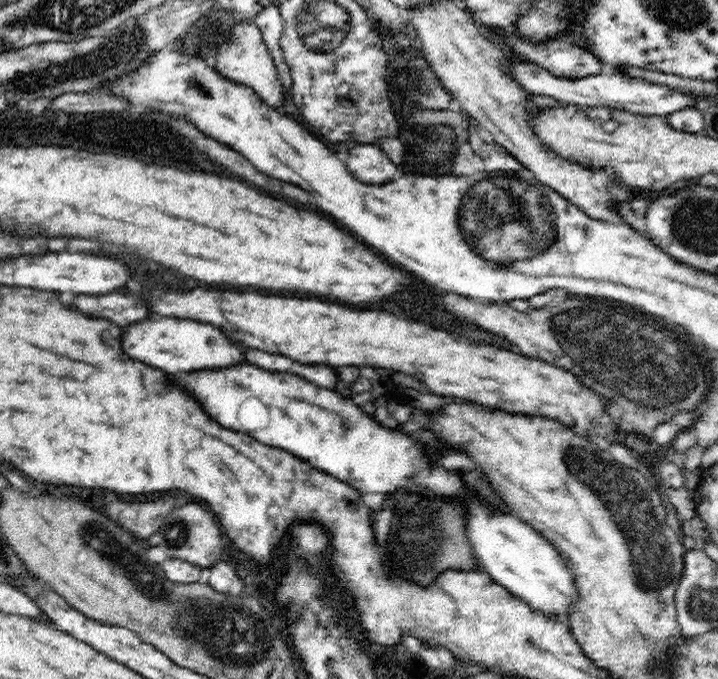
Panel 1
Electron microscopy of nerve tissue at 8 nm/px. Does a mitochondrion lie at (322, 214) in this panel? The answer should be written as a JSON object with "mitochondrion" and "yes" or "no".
{"mitochondrion":"no"}

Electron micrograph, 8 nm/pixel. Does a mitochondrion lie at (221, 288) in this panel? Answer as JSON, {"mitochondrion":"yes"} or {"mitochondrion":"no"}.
{"mitochondrion":"no"}

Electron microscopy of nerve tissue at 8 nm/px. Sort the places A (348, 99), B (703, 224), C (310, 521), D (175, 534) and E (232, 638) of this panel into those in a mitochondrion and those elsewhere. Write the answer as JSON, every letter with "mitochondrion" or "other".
{"A":"other","B":"mitochondrion","C":"other","D":"mitochondrion","E":"mitochondrion"}

